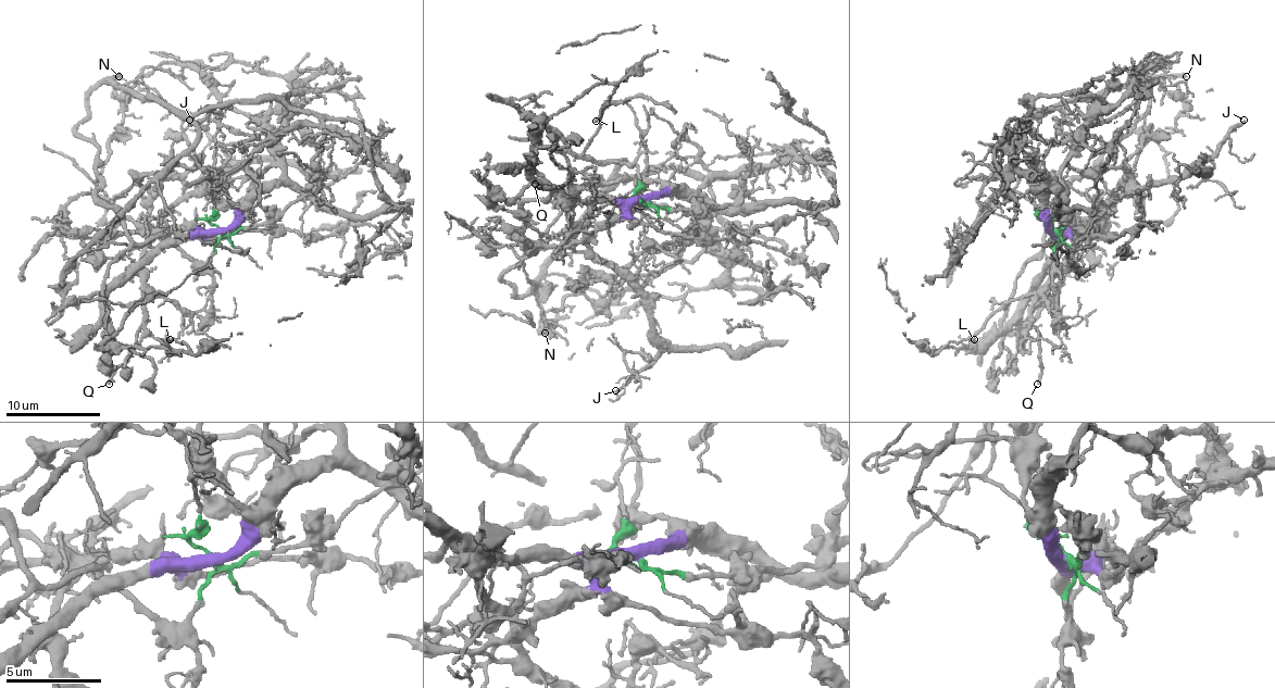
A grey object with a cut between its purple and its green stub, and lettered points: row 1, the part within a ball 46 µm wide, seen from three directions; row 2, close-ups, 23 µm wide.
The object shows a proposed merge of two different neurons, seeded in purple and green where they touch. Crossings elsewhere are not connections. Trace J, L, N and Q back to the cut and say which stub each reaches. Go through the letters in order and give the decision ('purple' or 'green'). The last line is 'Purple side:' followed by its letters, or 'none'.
J: purple
L: purple
N: green
Q: purple
Purple side: J, L, Q

